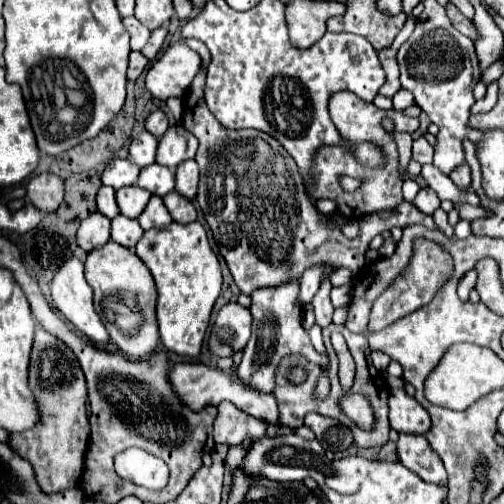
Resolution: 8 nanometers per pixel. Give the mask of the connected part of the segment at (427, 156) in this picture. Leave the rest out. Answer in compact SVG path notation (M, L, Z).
M417 137L413 141L413 159L421 165L427 165L433 161L433 145L427 143L425 137Z

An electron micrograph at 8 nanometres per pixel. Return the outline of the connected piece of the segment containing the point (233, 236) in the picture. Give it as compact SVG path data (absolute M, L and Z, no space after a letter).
M187 39L185 43L202 58L201 71L183 97L183 127L199 139L195 155L195 161L201 167L197 203L203 209L217 249L227 261L241 293L251 295L259 287L291 283L291 279L301 279L303 271L312 266L325 266L331 270L344 267L357 275L365 265L367 237L371 241L381 231L411 223L435 229L433 219L409 201L403 201L391 211L365 215L361 233L355 239L347 239L333 217L329 217L331 227L323 227L325 215L315 211L305 193L299 169L291 155L283 151L283 145L265 131L231 131L211 115L203 99L203 81L211 60L210 52L196 39Z

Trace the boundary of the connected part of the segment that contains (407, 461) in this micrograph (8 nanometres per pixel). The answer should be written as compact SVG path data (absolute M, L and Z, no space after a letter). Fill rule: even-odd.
M401 435L397 441L397 453L401 463L417 473L423 481L435 485L447 485L447 471L443 461L423 435Z

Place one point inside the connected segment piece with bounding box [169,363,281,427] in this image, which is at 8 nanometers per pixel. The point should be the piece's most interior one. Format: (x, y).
(196, 385)

